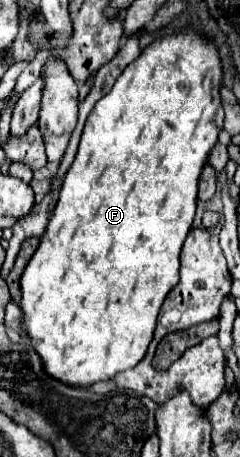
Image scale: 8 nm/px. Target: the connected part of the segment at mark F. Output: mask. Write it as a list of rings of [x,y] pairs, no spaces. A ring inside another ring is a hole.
[[[194,30],[178,32],[174,36],[164,36],[150,44],[132,64],[126,66],[126,70],[118,76],[114,88],[96,102],[94,110],[90,112],[78,154],[74,158],[72,168],[68,170],[58,202],[54,206],[52,218],[40,238],[40,244],[26,264],[22,276],[20,276],[20,310],[22,310],[22,330],[30,338],[34,350],[42,358],[42,366],[46,368],[48,376],[54,376],[62,380],[66,386],[74,388],[88,388],[94,382],[100,380],[112,380],[118,372],[124,372],[128,368],[134,368],[146,354],[146,348],[154,336],[156,318],[160,312],[160,306],[166,298],[166,294],[178,284],[178,268],[180,268],[180,250],[182,244],[190,232],[190,226],[194,222],[194,210],[196,210],[196,194],[198,194],[198,178],[206,164],[206,156],[212,150],[212,146],[218,140],[218,132],[222,130],[224,122],[224,110],[218,96],[218,90],[222,86],[222,66],[218,58],[218,48],[212,40],[200,36]]]

